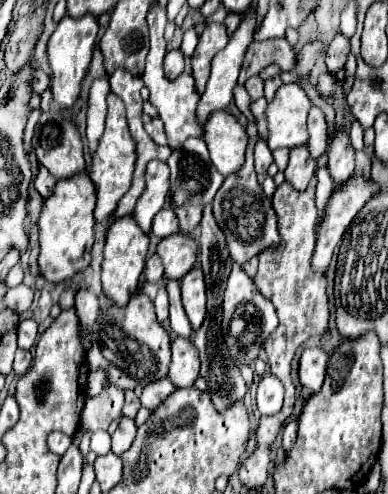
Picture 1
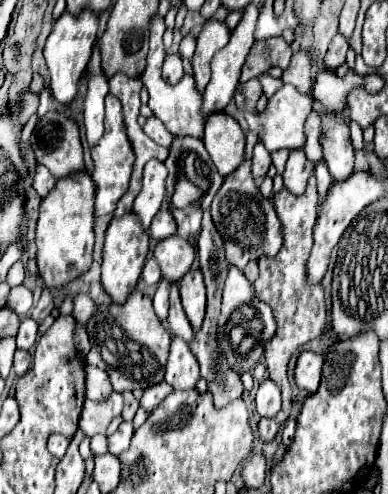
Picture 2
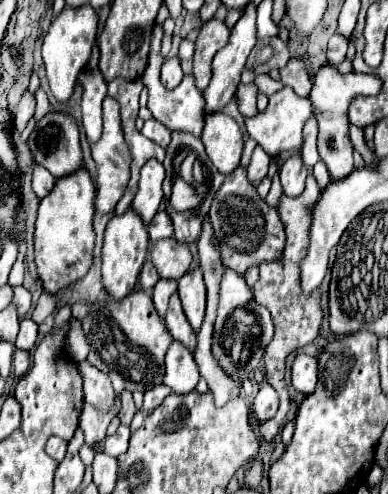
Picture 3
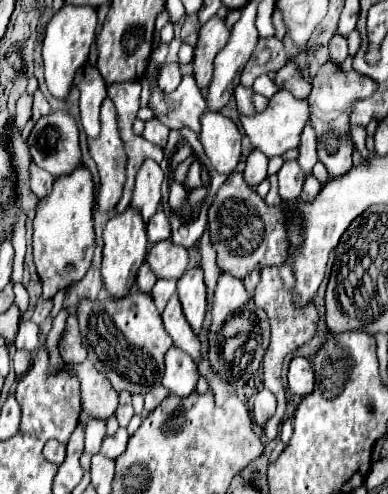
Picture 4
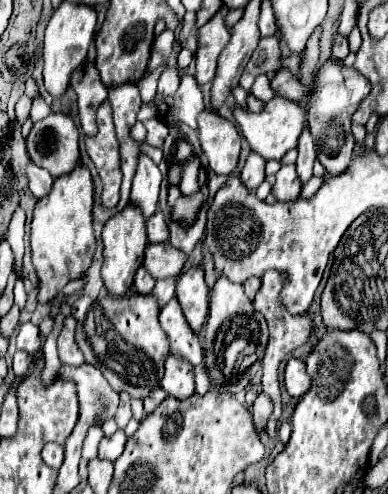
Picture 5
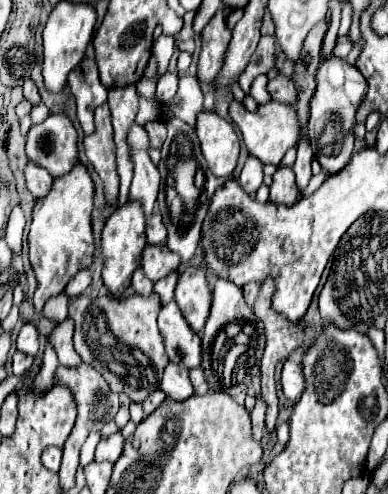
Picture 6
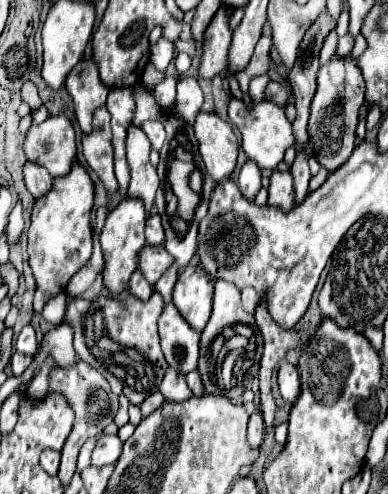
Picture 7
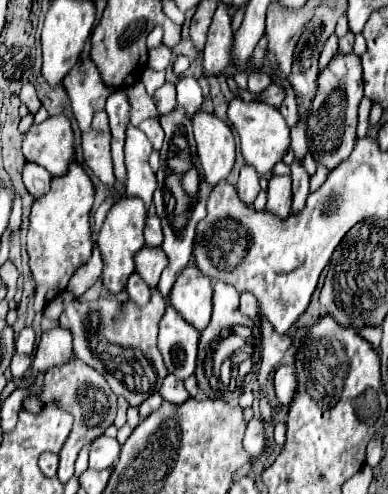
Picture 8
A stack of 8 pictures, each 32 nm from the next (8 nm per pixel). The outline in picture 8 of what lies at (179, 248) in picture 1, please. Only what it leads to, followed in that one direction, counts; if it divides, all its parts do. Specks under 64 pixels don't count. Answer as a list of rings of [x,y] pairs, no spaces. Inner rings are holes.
[[[144,246],[140,252],[134,256],[134,266],[136,274],[148,284],[148,288],[156,288],[162,270],[166,268],[168,258],[162,252],[162,248],[148,248]]]

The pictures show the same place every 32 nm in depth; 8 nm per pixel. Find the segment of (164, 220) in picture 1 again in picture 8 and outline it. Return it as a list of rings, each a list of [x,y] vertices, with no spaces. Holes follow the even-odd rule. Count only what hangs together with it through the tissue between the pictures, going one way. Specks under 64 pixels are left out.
[[[150,214],[148,220],[146,220],[146,226],[144,226],[144,240],[146,240],[146,246],[154,248],[154,246],[160,246],[164,236],[162,236],[162,226],[160,226],[160,218],[156,214]]]

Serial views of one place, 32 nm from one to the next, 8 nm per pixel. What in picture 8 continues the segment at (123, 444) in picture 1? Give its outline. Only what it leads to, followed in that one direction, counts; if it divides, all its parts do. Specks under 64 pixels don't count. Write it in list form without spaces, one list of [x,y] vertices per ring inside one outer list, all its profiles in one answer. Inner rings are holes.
[[[100,436],[92,442],[90,452],[88,452],[88,468],[104,470],[106,466],[112,466],[120,456],[120,444],[116,438]]]

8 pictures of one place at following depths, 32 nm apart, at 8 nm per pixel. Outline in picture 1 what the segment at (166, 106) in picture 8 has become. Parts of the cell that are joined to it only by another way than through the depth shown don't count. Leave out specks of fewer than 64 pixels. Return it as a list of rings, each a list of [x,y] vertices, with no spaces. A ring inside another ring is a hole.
[[[170,50],[164,60],[164,72],[170,80],[176,80],[184,72],[184,56],[180,50]]]

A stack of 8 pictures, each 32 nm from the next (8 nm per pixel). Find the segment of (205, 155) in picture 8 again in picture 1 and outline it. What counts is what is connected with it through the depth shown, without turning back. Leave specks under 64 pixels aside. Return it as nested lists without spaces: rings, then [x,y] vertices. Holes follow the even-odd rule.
[[[218,110],[208,118],[204,124],[204,142],[222,176],[236,172],[244,164],[248,136],[240,122],[226,110]]]

